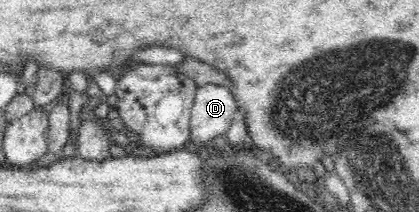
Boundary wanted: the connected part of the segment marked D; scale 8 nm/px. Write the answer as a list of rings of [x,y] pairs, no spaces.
[[[226,86],[199,87],[190,114],[190,147],[206,149],[214,138],[229,131],[239,112],[237,100]]]

